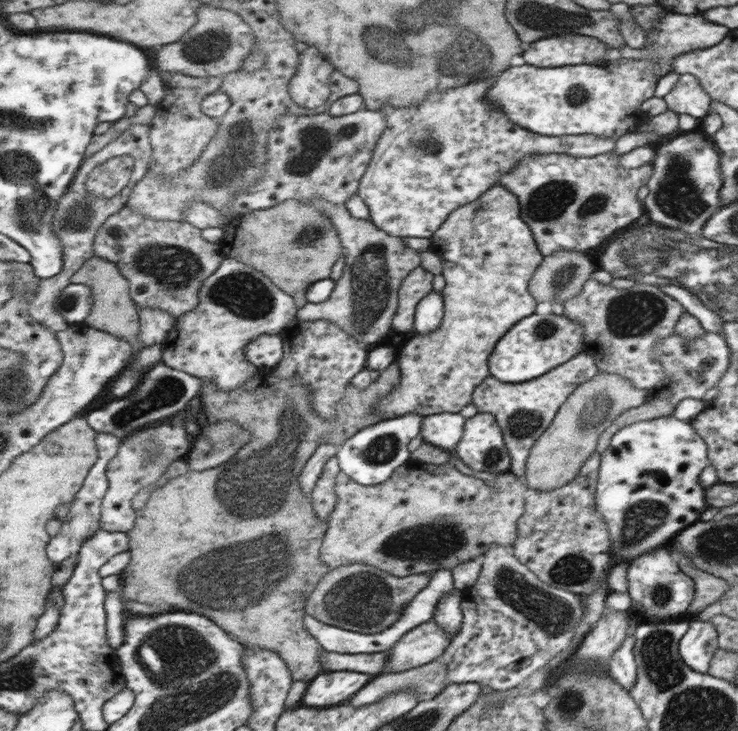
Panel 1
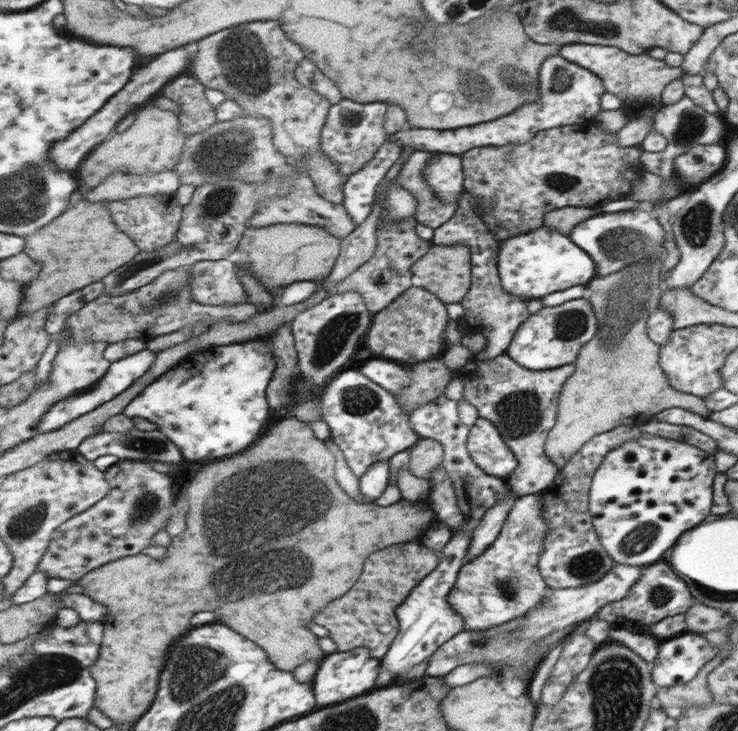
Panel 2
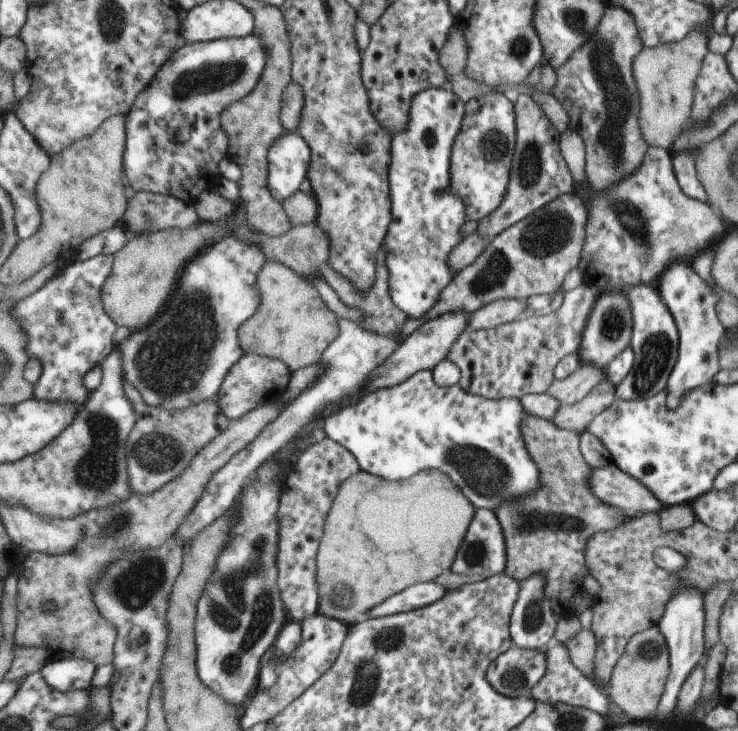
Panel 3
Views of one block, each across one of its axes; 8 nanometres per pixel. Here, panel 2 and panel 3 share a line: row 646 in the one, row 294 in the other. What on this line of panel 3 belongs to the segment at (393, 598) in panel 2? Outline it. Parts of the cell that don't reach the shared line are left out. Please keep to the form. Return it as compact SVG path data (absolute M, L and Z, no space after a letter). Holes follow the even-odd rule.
M383 246L383 254L379 257L378 262L377 280L368 293L360 293L349 279L345 279L341 274L331 269L328 264L322 264L323 267L318 271L318 274L335 290L335 294L338 295L338 298L346 306L349 306L352 310L360 309L363 312L362 326L366 330L392 337L396 336L397 332L404 326L408 315L392 299L392 292L389 290L389 271L385 265L385 256L386 250L384 250Z

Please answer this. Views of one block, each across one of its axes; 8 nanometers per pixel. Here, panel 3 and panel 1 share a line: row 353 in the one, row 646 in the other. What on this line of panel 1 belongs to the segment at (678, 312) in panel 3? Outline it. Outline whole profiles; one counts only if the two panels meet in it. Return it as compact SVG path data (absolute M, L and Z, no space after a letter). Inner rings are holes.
M695 619L690 630L680 640L681 657L696 672L706 674L719 644L717 632L711 622Z

